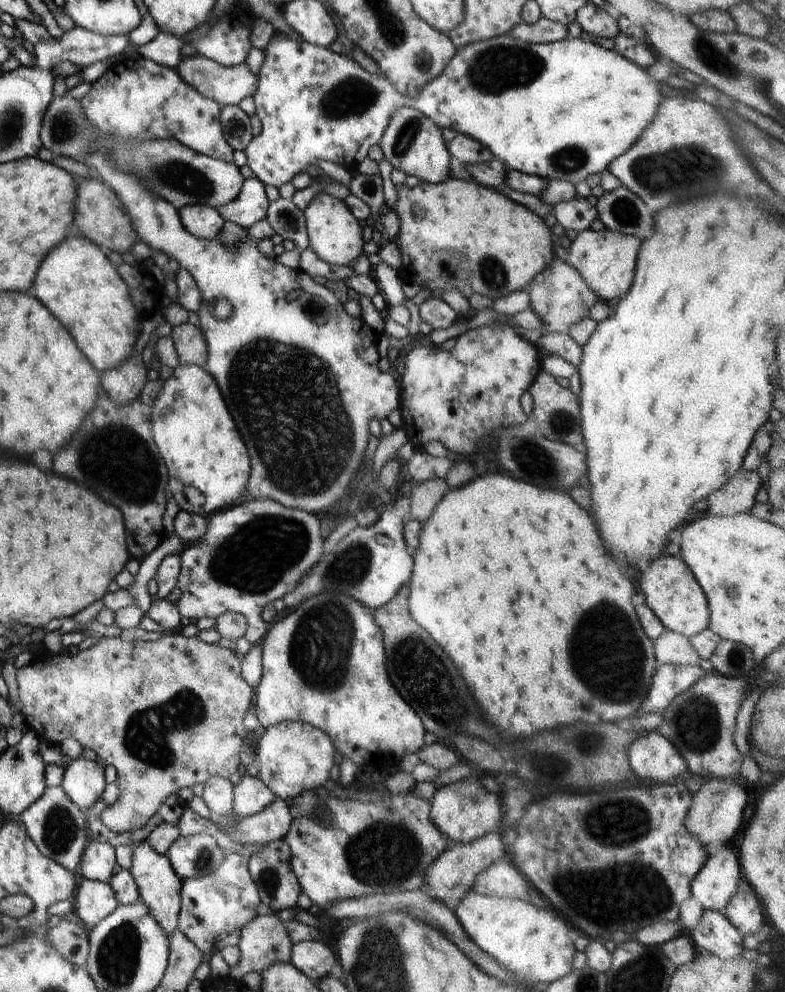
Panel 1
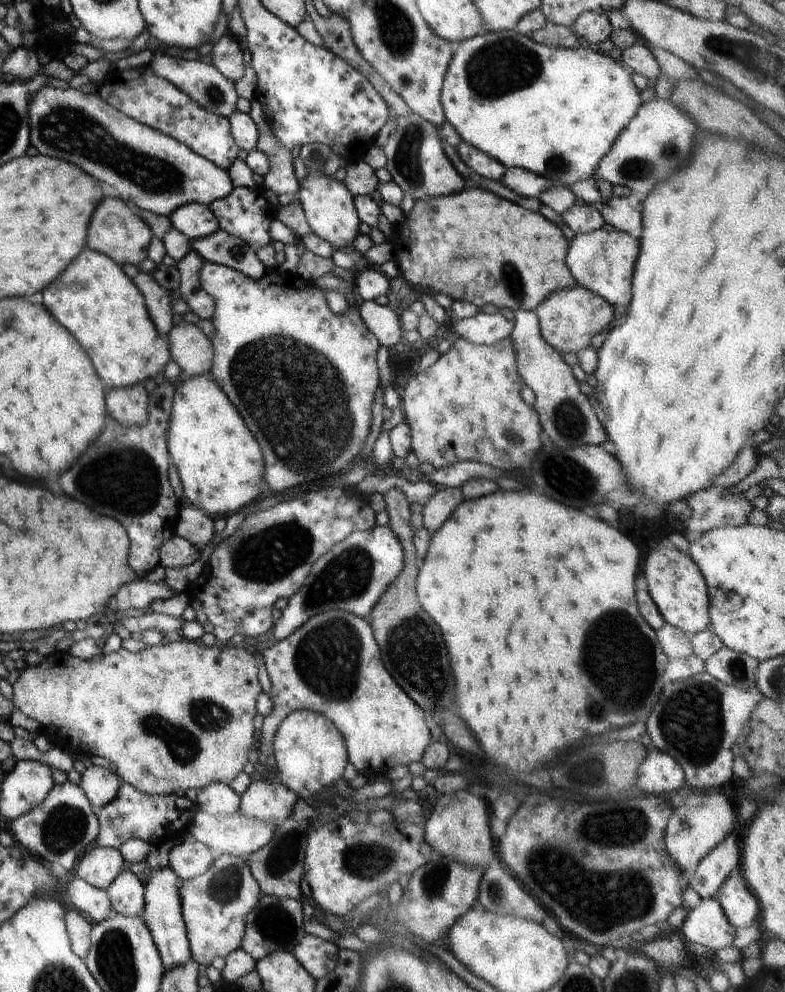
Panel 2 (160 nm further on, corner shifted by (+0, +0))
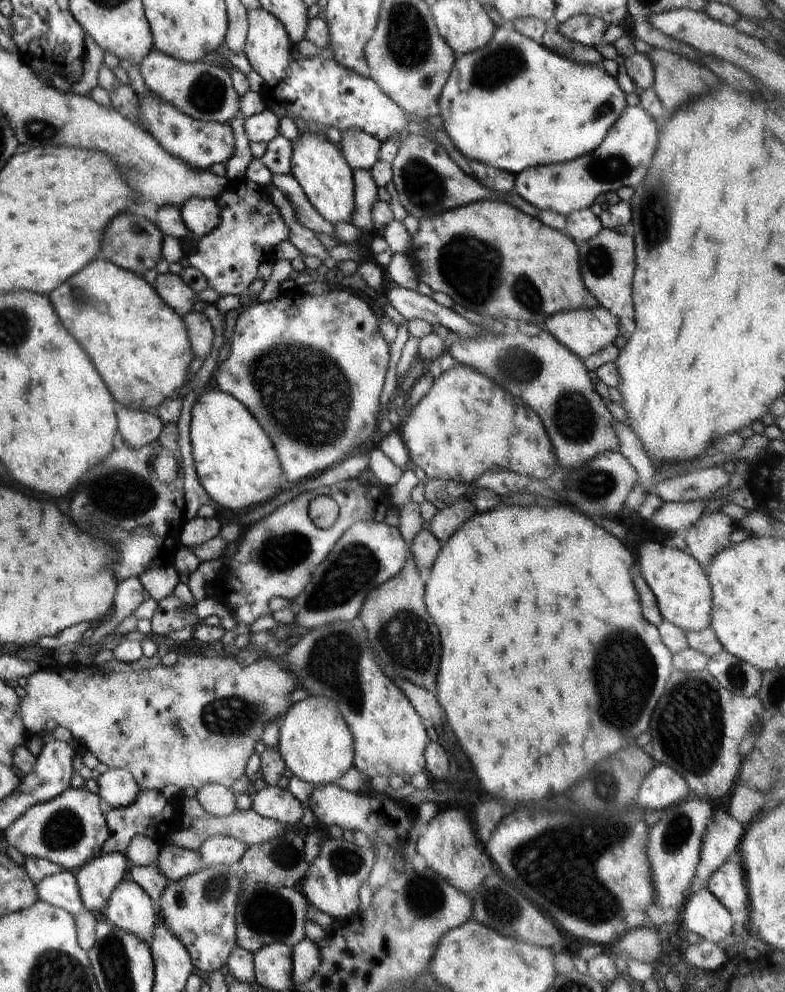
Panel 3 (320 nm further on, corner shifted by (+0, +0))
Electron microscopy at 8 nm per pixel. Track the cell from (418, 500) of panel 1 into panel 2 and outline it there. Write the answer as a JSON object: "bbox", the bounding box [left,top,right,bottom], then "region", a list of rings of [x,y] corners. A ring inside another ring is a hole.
{"bbox":[423,488,465,535],"region":[[[440,488],[423,506],[423,526],[433,535],[450,518],[450,515],[465,501],[460,489]]]}

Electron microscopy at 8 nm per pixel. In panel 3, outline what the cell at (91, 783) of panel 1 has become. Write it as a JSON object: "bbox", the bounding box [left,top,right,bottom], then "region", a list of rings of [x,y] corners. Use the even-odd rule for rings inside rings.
{"bbox":[97,769,141,808],"region":[[[104,769],[97,778],[100,798],[107,806],[126,808],[138,796],[141,788],[135,781],[133,774],[126,769]]]}

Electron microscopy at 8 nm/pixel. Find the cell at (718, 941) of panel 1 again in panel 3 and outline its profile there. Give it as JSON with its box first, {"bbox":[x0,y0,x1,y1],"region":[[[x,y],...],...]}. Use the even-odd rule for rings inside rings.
{"bbox":[681,887,734,946],"region":[[[706,887],[688,894],[681,915],[686,930],[700,938],[719,946],[734,938],[731,912]]]}

